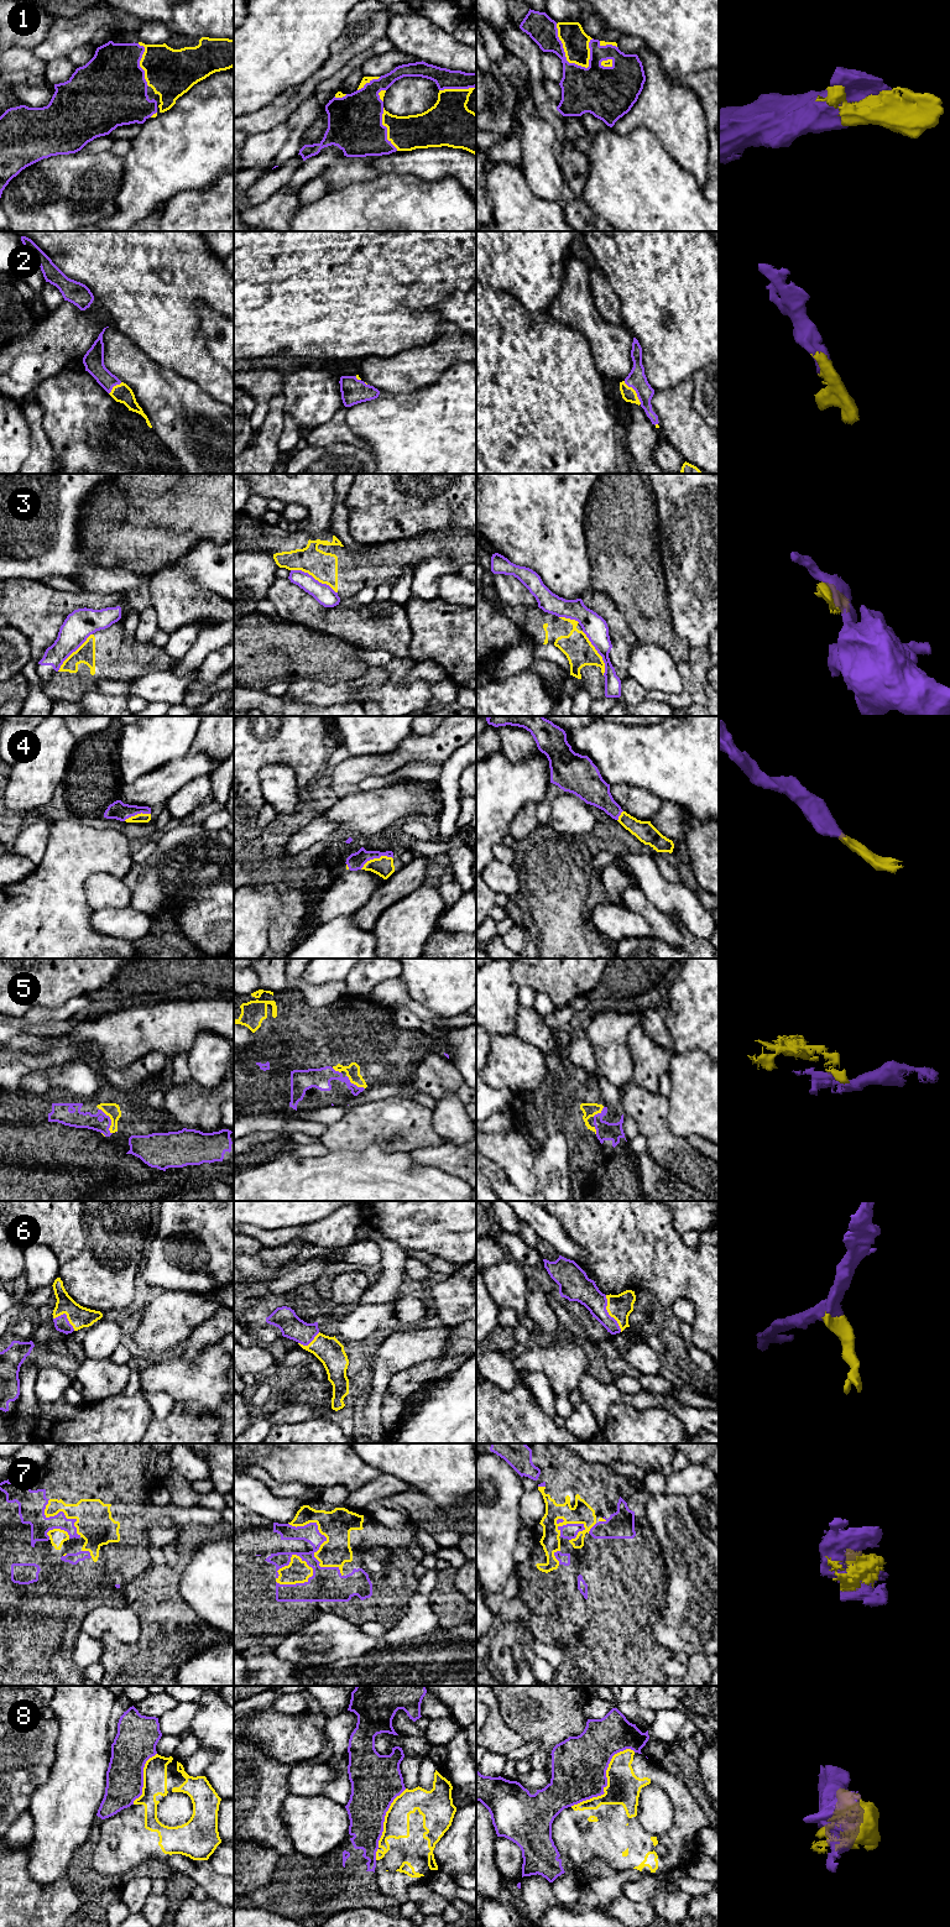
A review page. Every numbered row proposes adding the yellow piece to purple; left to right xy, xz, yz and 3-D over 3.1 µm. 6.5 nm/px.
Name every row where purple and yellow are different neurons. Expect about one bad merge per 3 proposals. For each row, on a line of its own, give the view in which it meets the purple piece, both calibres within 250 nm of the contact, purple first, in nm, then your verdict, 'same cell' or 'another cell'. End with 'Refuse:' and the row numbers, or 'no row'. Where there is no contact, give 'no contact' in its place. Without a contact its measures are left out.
1: contact in yz; calibres 260 and 180 nm; same cell
2: contact in yz; calibres 120 and 90 nm; same cell
3: contact in xz; calibres 120 and 190 nm; another cell
4: contact in xz; calibres 110 and 130 nm; same cell
5: contact in xy; calibres 110 and 90 nm; same cell
6: contact in yz; calibres 180 and 160 nm; same cell
7: contact in xz; calibres 190 and 200 nm; same cell
8: contact in yz; calibres 360 and 220 nm; another cell
Refuse: 3, 8

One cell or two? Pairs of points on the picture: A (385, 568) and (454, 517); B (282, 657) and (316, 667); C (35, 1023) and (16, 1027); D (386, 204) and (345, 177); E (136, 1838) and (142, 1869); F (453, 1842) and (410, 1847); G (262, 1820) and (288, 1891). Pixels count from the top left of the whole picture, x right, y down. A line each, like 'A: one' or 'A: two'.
A: two
B: one
C: two
D: two
E: two
F: two
G: two

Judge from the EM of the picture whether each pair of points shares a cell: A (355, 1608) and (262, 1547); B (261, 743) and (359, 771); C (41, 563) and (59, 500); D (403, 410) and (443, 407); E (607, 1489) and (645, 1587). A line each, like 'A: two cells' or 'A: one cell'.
A: one cell
B: two cells
C: one cell
D: one cell
E: one cell

